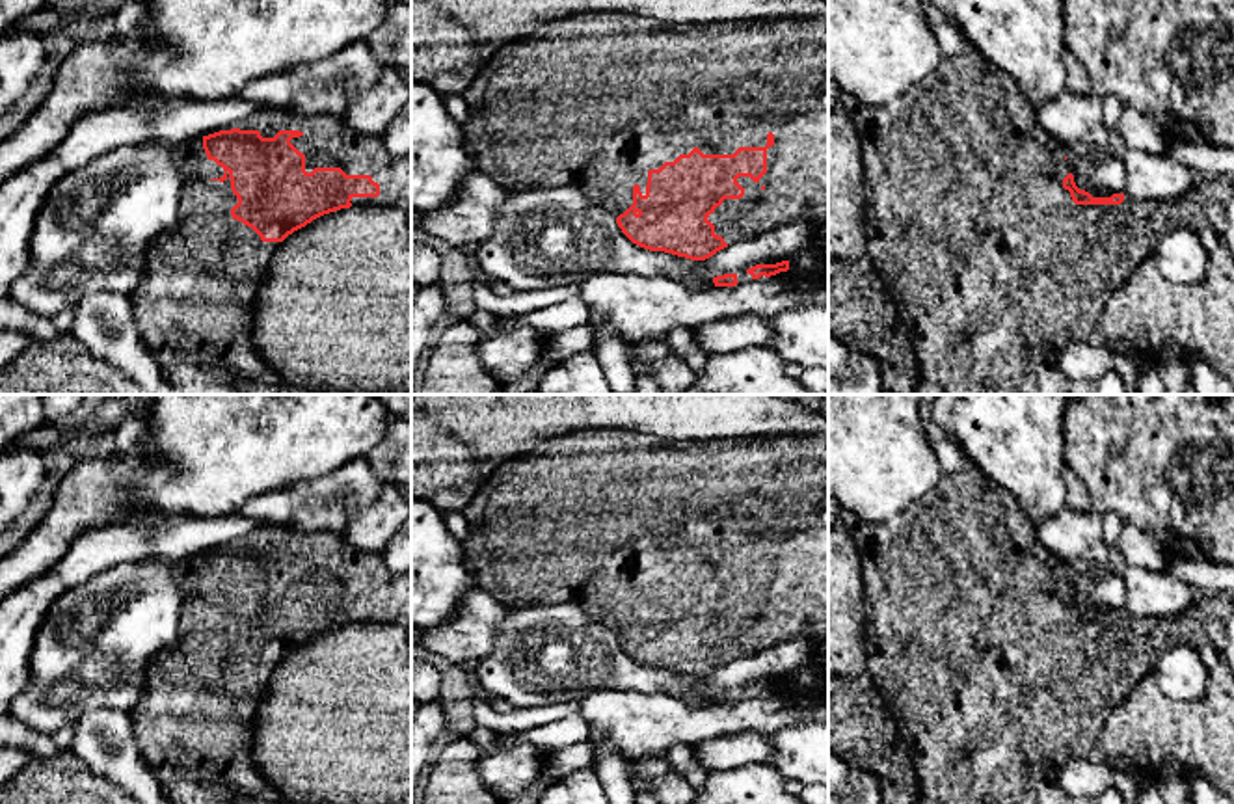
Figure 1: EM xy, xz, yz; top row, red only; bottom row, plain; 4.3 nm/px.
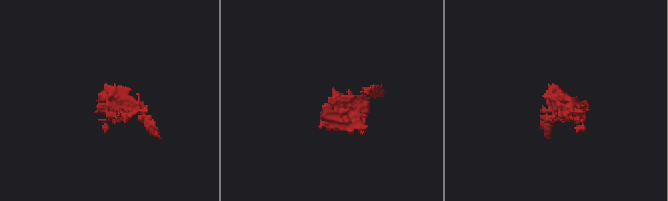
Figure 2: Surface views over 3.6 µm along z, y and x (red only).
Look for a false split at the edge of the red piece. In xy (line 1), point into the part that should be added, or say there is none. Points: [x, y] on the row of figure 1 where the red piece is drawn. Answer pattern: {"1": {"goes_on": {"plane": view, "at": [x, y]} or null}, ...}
{"1": {"goes_on": {"plane": "xy", "at": [194, 308]}}}

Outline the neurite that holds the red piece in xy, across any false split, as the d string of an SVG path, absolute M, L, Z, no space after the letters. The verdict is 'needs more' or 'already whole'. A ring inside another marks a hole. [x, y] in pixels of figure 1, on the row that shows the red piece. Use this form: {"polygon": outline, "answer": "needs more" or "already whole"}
{"polygon": "M262 108L242 125L171 145L184 177L177 225L151 242L141 285L128 296L134 320L164 380L181 395L246 395L238 380L283 383L253 348L253 307L275 248L313 220L350 207L398 208L411 227L411 151L393 156L380 134L361 134L342 117Z", "answer": "needs more"}

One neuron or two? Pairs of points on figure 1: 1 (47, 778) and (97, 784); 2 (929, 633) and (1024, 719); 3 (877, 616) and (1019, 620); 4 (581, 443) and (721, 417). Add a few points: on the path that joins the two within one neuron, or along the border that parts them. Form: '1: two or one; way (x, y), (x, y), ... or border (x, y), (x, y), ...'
1: one; way (60, 784), (84, 784)
2: one; way (953, 648), (1000, 695)
3: one; way (912, 616), (966, 616), (970, 620), (983, 620)
4: two; border (633, 432), (669, 440)

